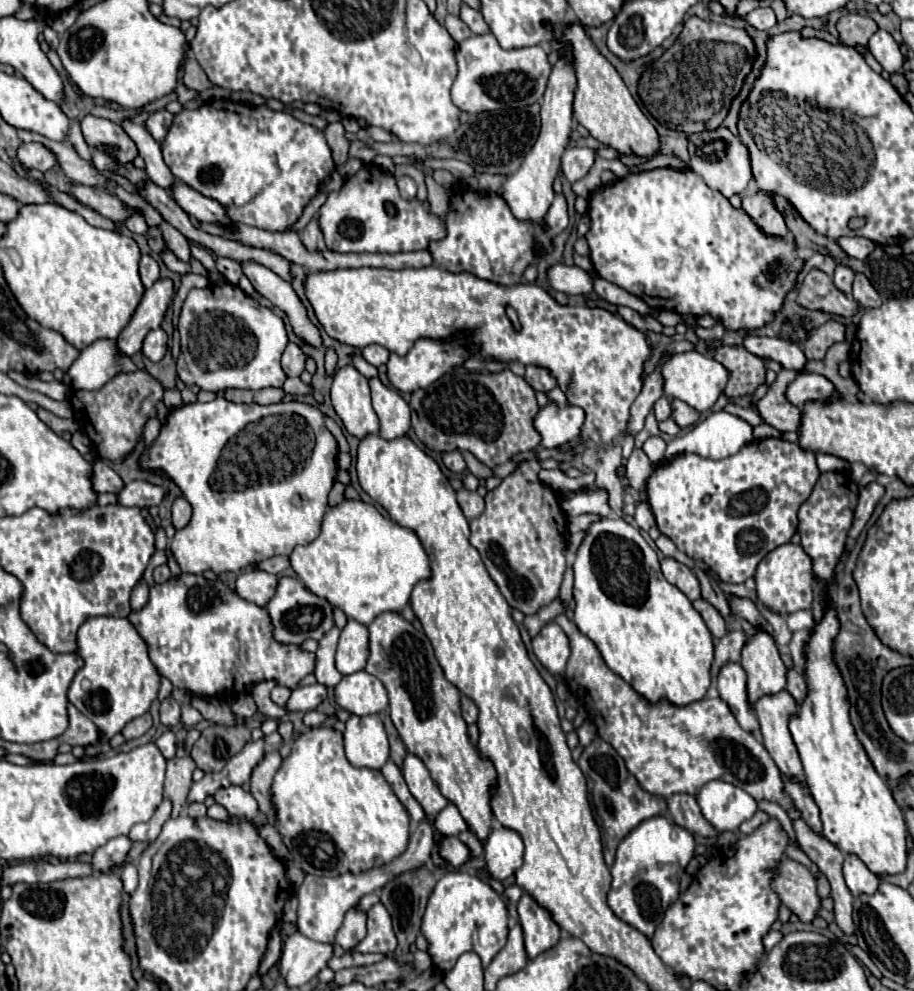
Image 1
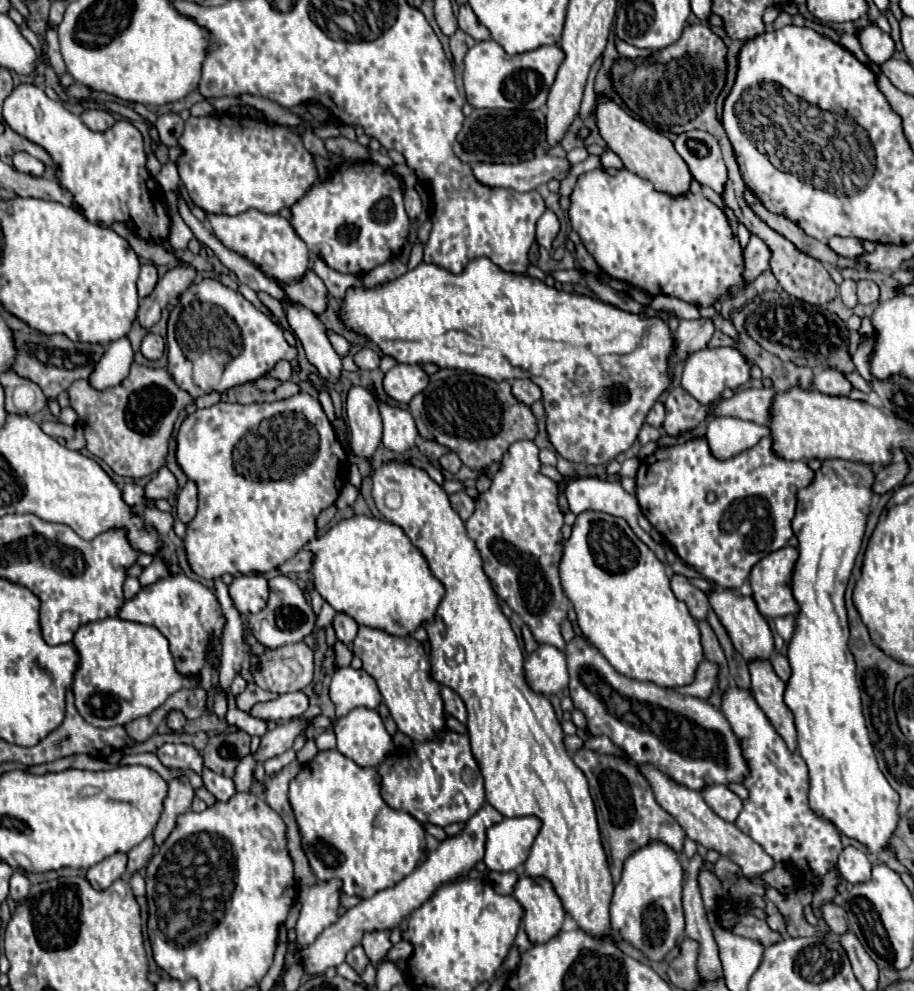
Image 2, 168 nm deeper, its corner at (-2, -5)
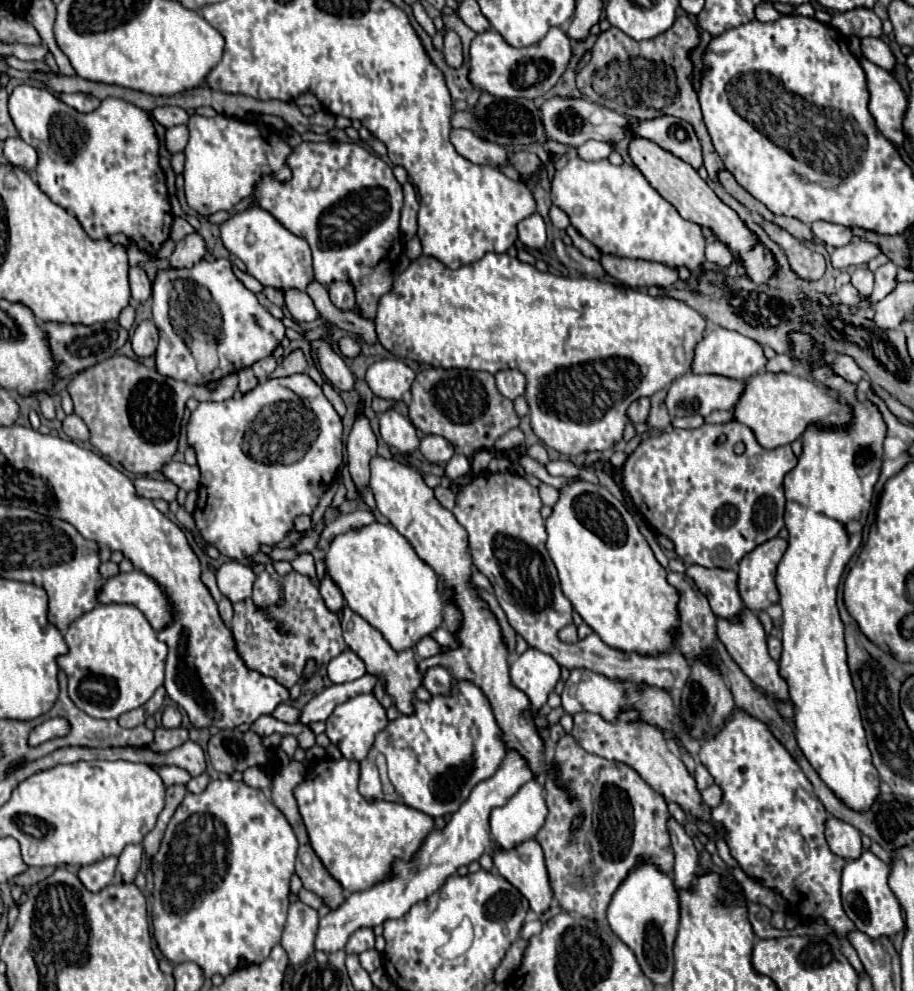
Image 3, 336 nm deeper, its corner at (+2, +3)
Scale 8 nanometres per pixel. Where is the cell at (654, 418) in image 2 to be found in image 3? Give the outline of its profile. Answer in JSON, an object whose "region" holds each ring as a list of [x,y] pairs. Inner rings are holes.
{"region":[[[638,398],[630,404],[630,408],[626,410],[626,416],[634,426],[638,426],[648,418],[648,408],[650,408],[650,400],[648,398]]]}

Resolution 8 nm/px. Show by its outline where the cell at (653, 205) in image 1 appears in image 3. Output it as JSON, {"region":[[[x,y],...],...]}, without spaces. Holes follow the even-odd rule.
{"region":[[[570,158],[568,164],[554,172],[552,202],[562,208],[572,226],[602,254],[622,258],[644,258],[664,262],[672,268],[686,266],[688,270],[700,268],[704,262],[704,236],[702,228],[684,220],[678,210],[666,202],[630,164],[614,166],[608,160],[586,162]]]}

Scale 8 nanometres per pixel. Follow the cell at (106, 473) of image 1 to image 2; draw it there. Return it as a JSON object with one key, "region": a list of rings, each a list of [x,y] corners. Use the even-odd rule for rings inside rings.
{"region":[[[134,482],[124,484],[120,490],[122,490],[122,498],[124,498],[126,504],[146,504],[146,506],[154,506],[152,500],[146,500],[144,498],[144,488],[138,486],[138,484],[134,484]]]}

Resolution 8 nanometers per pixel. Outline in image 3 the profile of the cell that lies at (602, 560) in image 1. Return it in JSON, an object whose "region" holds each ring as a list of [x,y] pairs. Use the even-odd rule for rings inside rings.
{"region":[[[586,480],[566,484],[560,488],[558,502],[552,506],[552,514],[544,522],[548,532],[546,548],[558,570],[564,596],[608,646],[640,654],[658,654],[672,648],[670,630],[676,628],[676,588],[666,582],[666,570],[654,558],[654,552],[638,530],[634,516],[606,486]]]}

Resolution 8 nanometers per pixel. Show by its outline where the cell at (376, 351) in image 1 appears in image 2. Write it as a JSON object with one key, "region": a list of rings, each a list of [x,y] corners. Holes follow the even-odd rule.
{"region":[[[360,348],[354,354],[354,362],[360,366],[360,370],[376,370],[380,364],[380,354],[374,348]]]}

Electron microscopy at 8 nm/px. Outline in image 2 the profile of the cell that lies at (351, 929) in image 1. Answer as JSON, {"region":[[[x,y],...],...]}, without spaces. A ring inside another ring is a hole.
{"region":[[[358,944],[358,946],[354,946],[350,952],[348,952],[348,956],[346,956],[346,962],[360,974],[362,970],[364,970],[364,966],[368,964],[368,956],[366,956],[366,952],[364,952],[364,948]]]}

